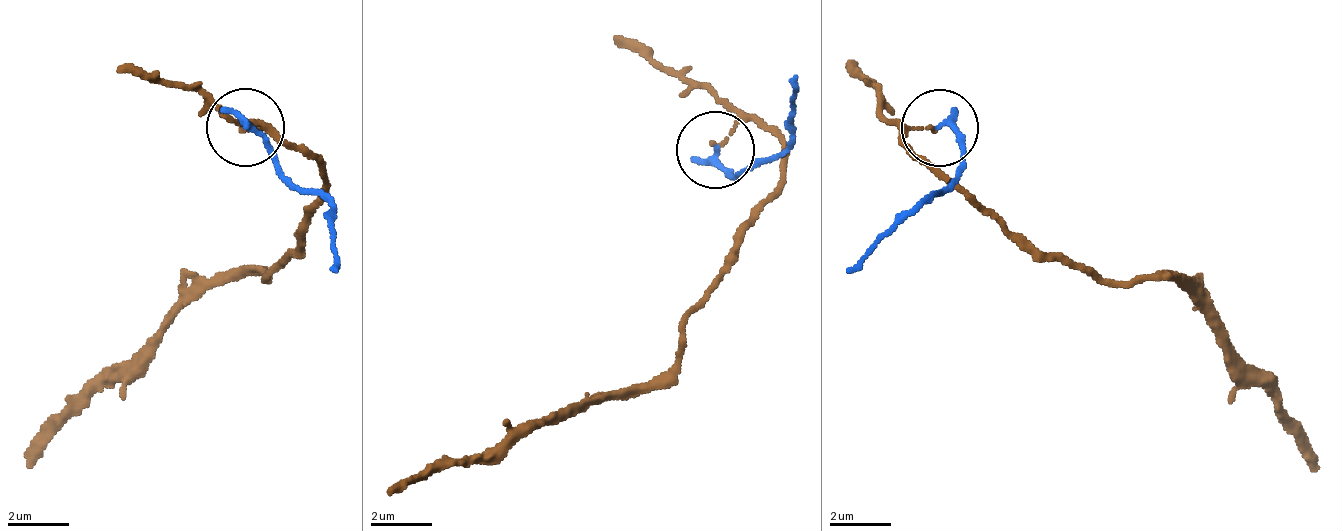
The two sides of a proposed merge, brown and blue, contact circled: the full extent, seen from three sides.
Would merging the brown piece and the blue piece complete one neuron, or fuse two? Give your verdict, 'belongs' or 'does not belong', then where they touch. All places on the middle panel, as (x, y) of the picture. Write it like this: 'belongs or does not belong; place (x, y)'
does not belong; place (715, 149)

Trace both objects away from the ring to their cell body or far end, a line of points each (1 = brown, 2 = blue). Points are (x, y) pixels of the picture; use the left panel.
1: (247, 129), (266, 130), (314, 160), (323, 190), (302, 243), (271, 280), (252, 272), (187, 294), (26, 470)
2: (247, 129), (275, 160), (317, 191), (334, 270)

